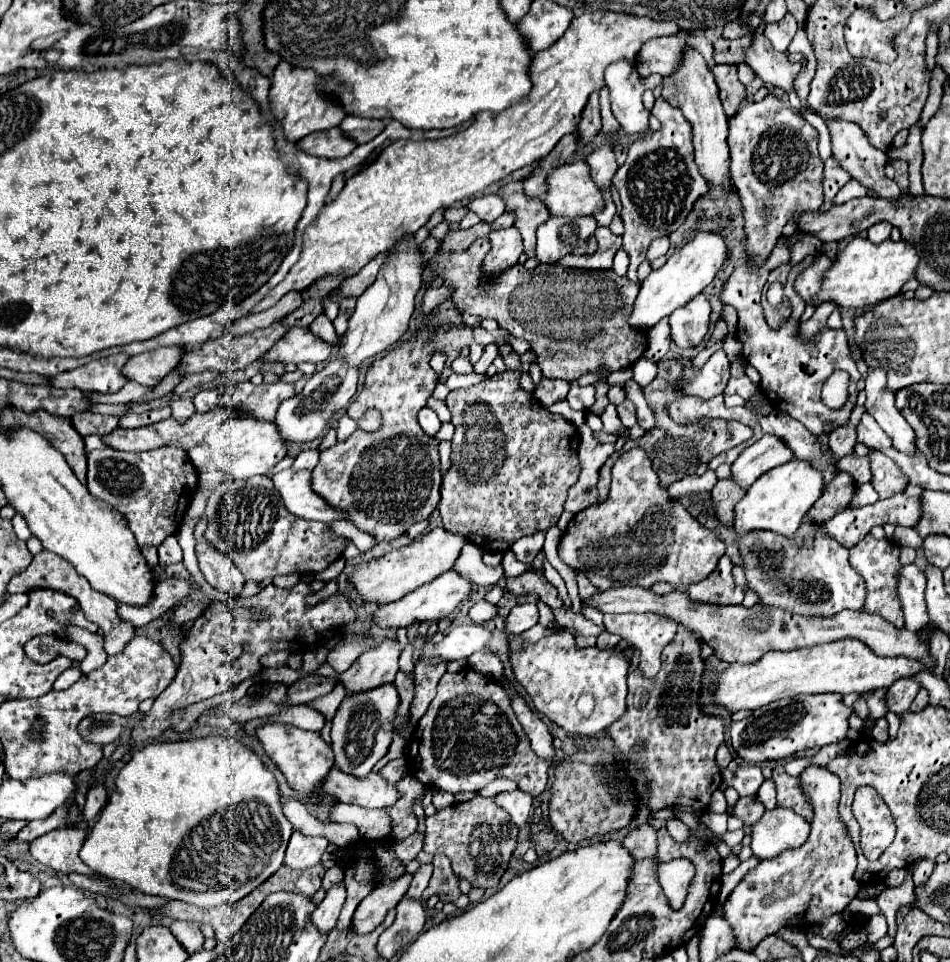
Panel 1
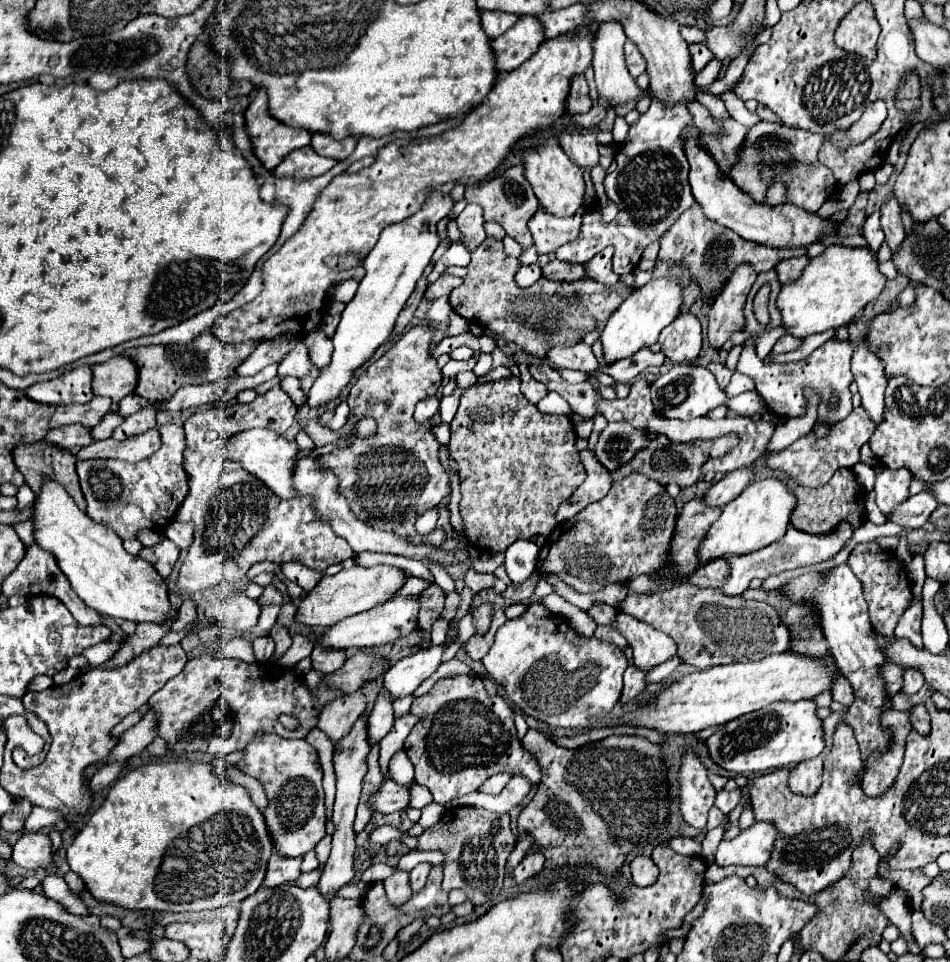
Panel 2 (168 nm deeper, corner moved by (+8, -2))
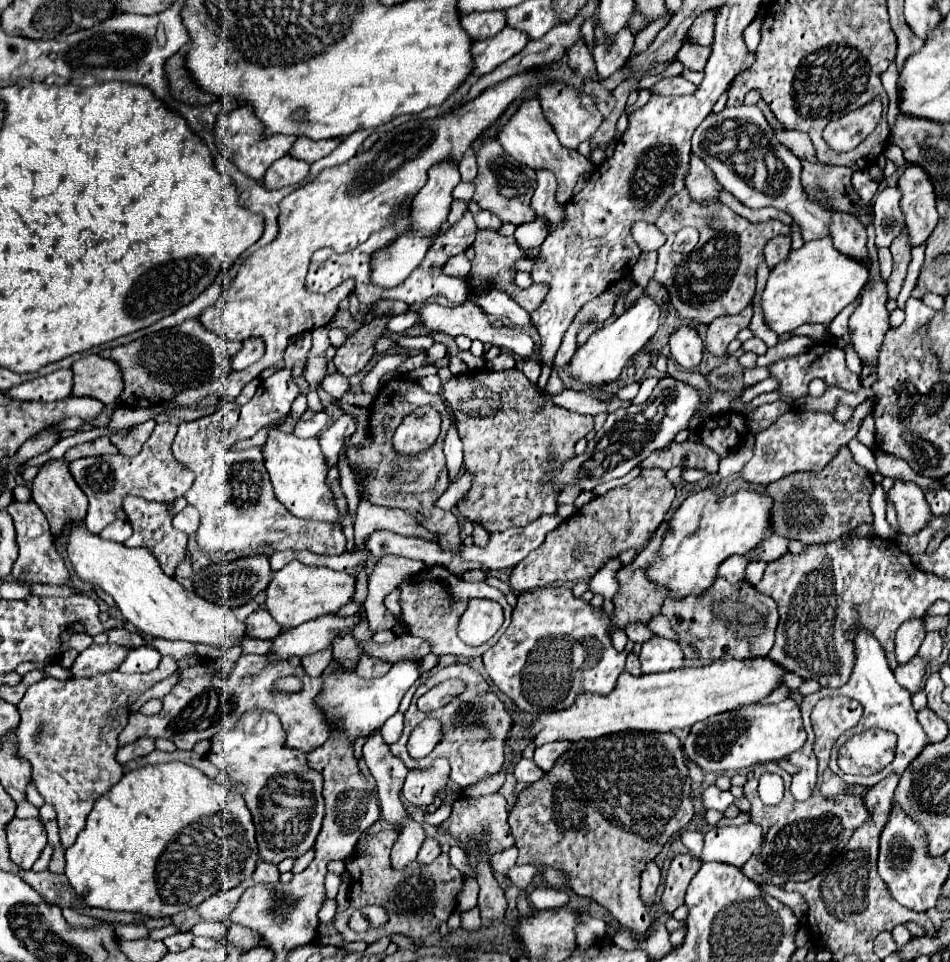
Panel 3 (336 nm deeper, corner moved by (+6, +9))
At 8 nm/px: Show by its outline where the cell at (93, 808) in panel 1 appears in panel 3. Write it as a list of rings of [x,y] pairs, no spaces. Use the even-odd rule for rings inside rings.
[[[138,738],[126,746],[120,746],[116,752],[118,764],[128,764],[128,760],[136,760],[142,756],[148,756],[154,750],[154,740],[152,738]]]

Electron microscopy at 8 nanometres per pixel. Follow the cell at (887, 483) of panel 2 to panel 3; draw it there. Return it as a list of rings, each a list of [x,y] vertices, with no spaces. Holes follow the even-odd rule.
[[[894,480],[894,486],[888,490],[888,500],[894,504],[898,512],[900,532],[914,534],[924,528],[924,524],[932,518],[930,508],[924,500],[924,492],[914,482]]]

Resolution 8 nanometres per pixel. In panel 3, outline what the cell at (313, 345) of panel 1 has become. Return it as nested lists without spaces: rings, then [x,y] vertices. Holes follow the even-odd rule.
[[[258,338],[244,340],[242,350],[236,356],[232,356],[232,368],[234,370],[244,370],[244,368],[252,366],[254,362],[258,362],[262,356],[264,356],[262,340],[258,340]]]

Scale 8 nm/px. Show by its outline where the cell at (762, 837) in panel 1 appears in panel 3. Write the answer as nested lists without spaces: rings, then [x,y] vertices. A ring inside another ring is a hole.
[[[746,822],[742,826],[714,826],[704,834],[702,862],[724,862],[744,866],[746,860],[762,846],[762,826]]]

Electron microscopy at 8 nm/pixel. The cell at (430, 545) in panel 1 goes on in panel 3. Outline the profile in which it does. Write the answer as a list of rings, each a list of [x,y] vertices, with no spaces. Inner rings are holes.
[[[294,560],[272,576],[266,590],[268,594],[266,608],[272,614],[272,618],[282,628],[288,630],[318,616],[336,614],[344,604],[348,604],[354,598],[354,592],[356,592],[356,578],[350,576],[348,572],[336,572],[330,568],[312,568]]]

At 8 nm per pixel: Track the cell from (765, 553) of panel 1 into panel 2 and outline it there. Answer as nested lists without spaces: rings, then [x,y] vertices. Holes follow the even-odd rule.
[[[838,565],[838,567],[830,569],[830,573],[806,573],[798,579],[790,581],[784,589],[792,601],[804,601],[804,603],[816,605],[816,609],[820,611],[826,643],[832,647],[834,661],[836,661],[838,669],[844,671],[844,677],[850,681],[850,685],[854,689],[854,703],[848,705],[844,709],[844,713],[834,711],[823,720],[826,746],[818,759],[815,757],[794,765],[790,769],[790,789],[796,795],[814,795],[820,789],[823,774],[822,762],[832,747],[836,725],[843,718],[854,727],[854,735],[856,735],[858,745],[860,745],[862,769],[860,769],[856,782],[861,785],[868,757],[872,757],[874,753],[886,753],[890,749],[890,743],[892,743],[892,741],[888,741],[888,739],[892,739],[890,729],[882,727],[882,723],[880,723],[882,709],[884,709],[886,701],[890,699],[886,695],[884,679],[880,677],[880,669],[886,663],[886,659],[884,659],[884,655],[876,643],[874,629],[870,625],[870,619],[868,619],[868,607],[866,607],[866,601],[862,595],[862,585],[856,579],[856,575],[848,569],[848,565]]]

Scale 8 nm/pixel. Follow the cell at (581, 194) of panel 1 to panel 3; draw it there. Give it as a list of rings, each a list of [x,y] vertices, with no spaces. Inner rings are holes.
[[[530,98],[520,106],[520,110],[510,118],[510,122],[498,134],[498,142],[502,144],[506,154],[510,154],[518,162],[530,166],[532,170],[552,172],[558,182],[558,200],[562,200],[562,204],[566,204],[566,200],[570,200],[574,196],[572,192],[574,192],[578,178],[586,176],[590,172],[590,160],[586,156],[582,156],[578,150],[570,150],[558,142],[558,136],[554,134],[552,126],[548,124],[548,120],[542,114],[542,106],[540,106],[538,98]]]

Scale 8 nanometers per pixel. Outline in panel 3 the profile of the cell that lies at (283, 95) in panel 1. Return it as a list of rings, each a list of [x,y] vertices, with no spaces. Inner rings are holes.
[[[244,104],[240,106],[238,110],[230,112],[227,116],[221,116],[225,112],[220,112],[218,115],[218,120],[216,120],[216,128],[214,128],[214,136],[220,137],[220,143],[218,142],[218,148],[224,150],[226,158],[232,160],[242,172],[246,172],[248,176],[260,180],[264,176],[264,172],[268,170],[268,166],[278,160],[280,156],[284,156],[296,136],[282,136],[282,134],[272,134],[272,136],[266,136],[264,134],[264,126],[260,124],[258,116],[254,114],[254,108],[250,104]]]

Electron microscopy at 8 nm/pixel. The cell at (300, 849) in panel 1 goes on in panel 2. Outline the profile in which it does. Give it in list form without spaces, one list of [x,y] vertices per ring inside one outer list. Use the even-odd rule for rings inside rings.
[[[272,855],[272,859],[268,861],[268,875],[264,877],[264,885],[274,889],[280,887],[284,883],[296,881],[296,877],[300,875],[300,863],[302,859],[280,859],[276,855]]]

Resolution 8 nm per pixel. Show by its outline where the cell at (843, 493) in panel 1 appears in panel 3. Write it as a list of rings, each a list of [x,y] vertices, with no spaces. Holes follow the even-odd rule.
[[[846,446],[826,466],[826,470],[796,472],[766,488],[766,494],[774,498],[772,530],[782,532],[782,536],[794,536],[794,540],[802,540],[804,544],[826,544],[838,540],[862,522],[872,524],[874,516],[868,506],[872,490],[874,480],[870,472],[854,462],[852,452]]]

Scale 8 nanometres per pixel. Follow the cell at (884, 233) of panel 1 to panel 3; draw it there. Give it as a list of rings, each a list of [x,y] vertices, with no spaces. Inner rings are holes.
[[[886,188],[876,194],[872,204],[872,222],[876,228],[876,248],[890,246],[898,230],[904,228],[904,216],[900,212],[898,188]]]

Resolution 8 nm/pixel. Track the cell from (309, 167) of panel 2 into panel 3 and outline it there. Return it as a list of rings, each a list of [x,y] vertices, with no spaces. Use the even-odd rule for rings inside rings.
[[[290,154],[278,158],[264,174],[262,182],[266,188],[282,188],[282,186],[290,186],[290,184],[298,184],[300,180],[304,180],[310,172],[310,162],[298,160]]]

